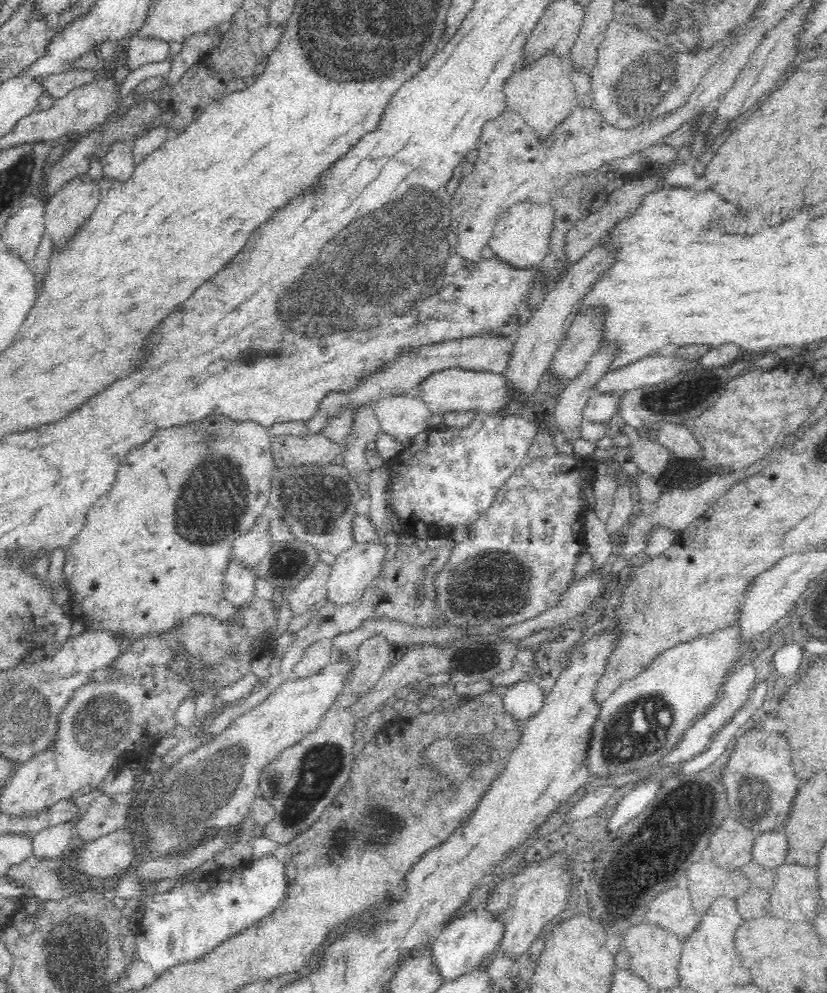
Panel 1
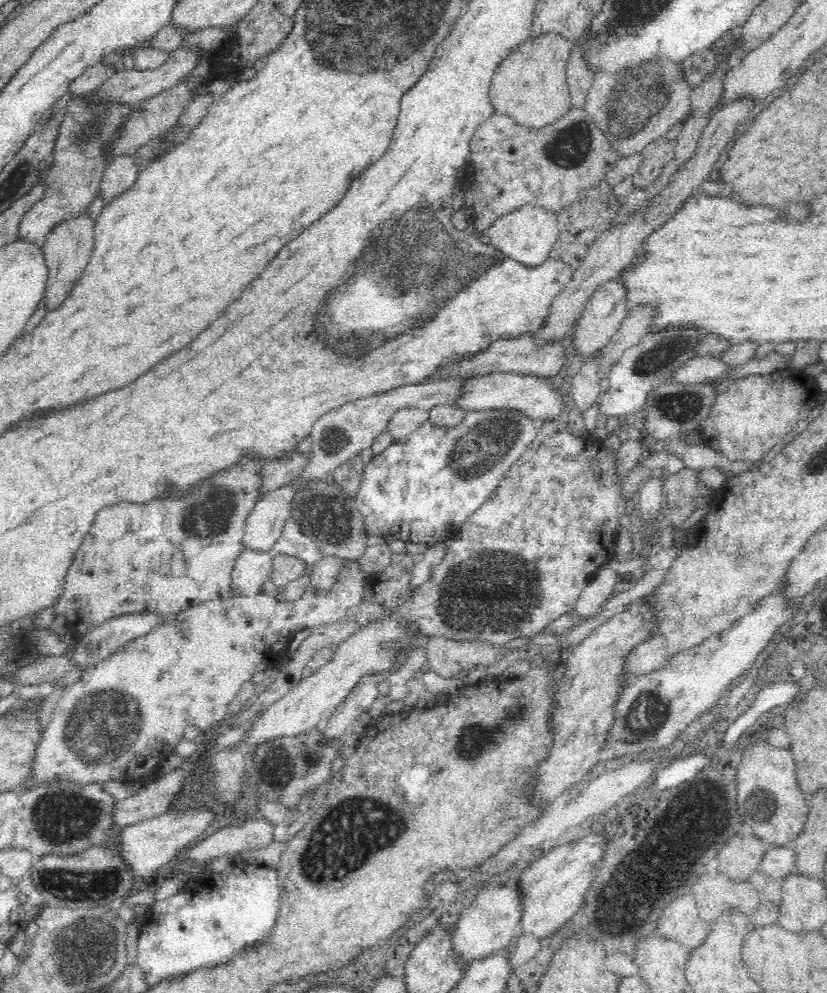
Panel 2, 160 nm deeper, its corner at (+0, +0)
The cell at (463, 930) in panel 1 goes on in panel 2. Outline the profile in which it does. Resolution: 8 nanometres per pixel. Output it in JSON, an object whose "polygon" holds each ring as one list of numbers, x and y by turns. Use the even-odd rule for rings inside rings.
{"polygon":[[488,883,476,891,475,899,470,906,462,909,460,917,451,927,451,954,455,956,455,960,467,966,474,960,506,949,510,940,518,934,520,917,521,904,517,889]]}

